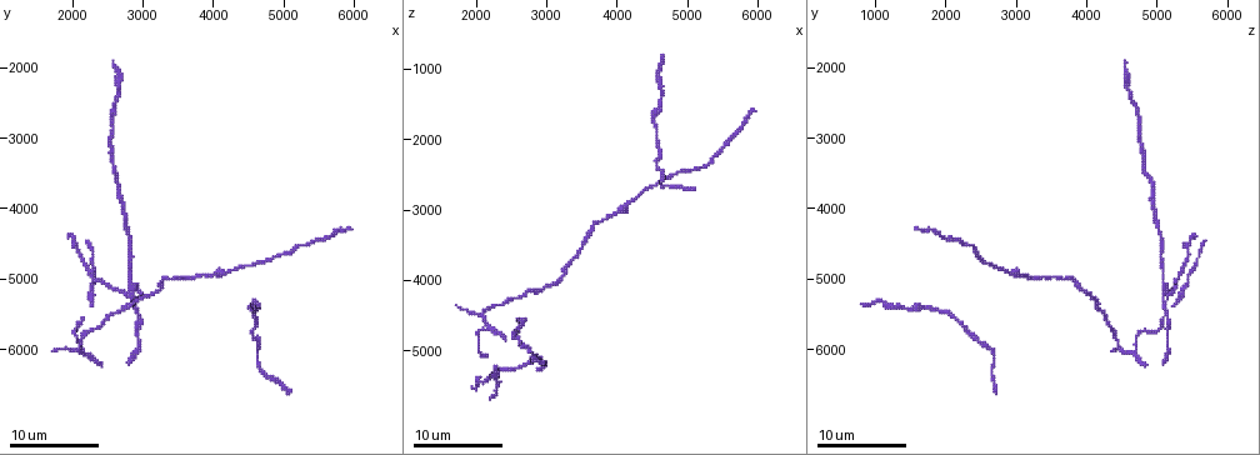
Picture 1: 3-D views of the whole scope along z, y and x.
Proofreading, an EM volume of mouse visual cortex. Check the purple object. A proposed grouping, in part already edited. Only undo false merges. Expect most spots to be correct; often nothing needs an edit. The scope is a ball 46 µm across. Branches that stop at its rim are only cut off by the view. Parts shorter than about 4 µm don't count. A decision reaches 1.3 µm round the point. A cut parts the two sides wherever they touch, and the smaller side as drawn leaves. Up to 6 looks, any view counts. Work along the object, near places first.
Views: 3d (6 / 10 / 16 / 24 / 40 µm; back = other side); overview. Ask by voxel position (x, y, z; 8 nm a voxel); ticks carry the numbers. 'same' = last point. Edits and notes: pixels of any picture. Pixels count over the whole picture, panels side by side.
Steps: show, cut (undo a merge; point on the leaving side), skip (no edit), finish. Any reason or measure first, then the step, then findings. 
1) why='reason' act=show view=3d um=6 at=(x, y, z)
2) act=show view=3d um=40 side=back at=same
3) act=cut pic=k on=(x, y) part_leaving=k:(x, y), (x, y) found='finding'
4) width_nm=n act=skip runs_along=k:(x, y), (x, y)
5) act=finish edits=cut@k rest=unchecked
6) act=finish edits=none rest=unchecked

act=show view=3d um=10 at=(4150, 4950, 2900)

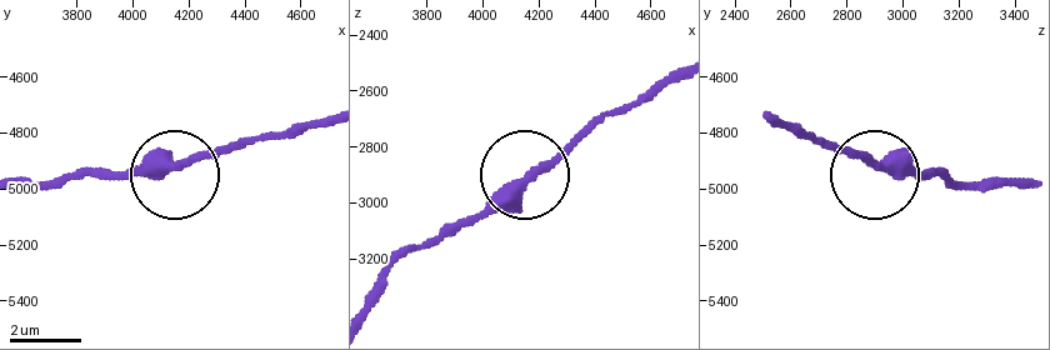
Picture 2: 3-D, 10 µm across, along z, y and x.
act=show view=3d um=6 at=(4170, 4910, 2910)

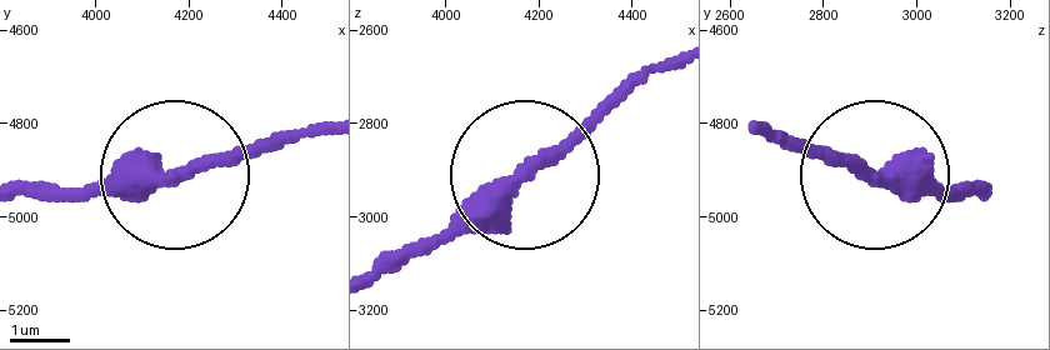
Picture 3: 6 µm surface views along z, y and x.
act=skip runs_along=3:(985, 194), (905, 189), (776, 144) found='one neuron here'

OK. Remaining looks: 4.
act=show view=3d um=16 at=(4650, 4800, 2600)

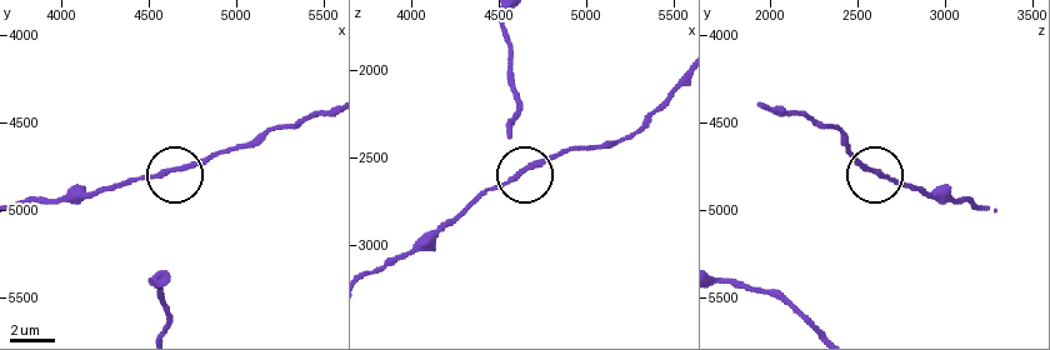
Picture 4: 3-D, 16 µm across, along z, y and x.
act=show view=3d um=16 side=back at=(4680, 4760, 2560)

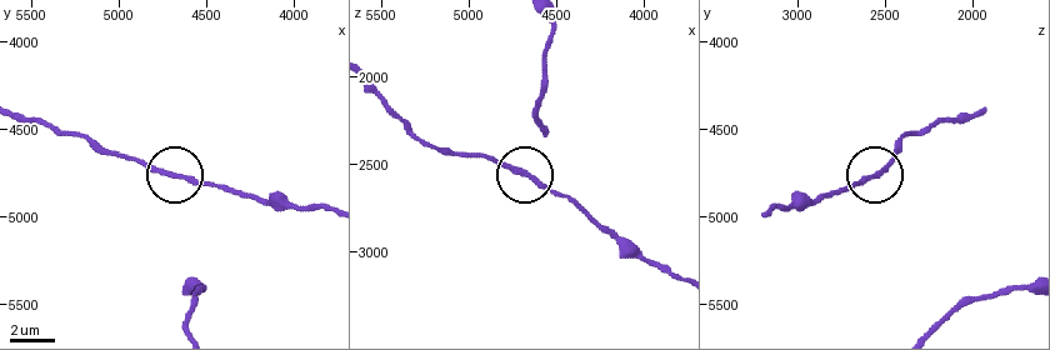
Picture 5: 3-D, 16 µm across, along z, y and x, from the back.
side_arm_um=15 act=skip runs_along=5:(679, 279), (629, 253), (568, 200), (479, 154) found='all the same neuron'

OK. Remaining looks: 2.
why='calibre changes' act=show view=3d um=16 at=(3550, 5000, 3400)

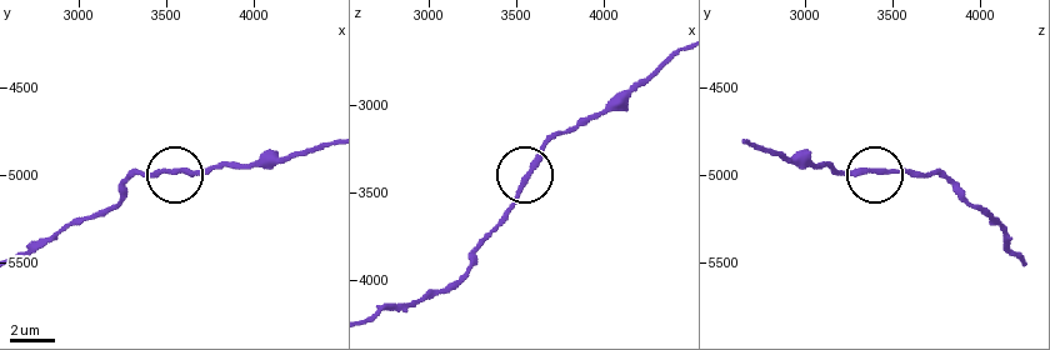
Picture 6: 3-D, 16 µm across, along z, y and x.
act=skip runs_along=6:(21, 258), (111, 209), (135, 175), (204, 170) found='one neuron here'

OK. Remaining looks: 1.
act=finish edits=none rest=unchecked

